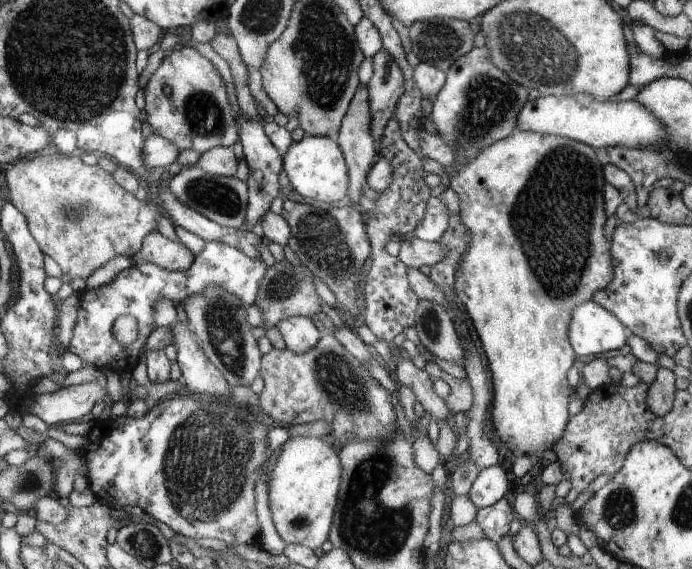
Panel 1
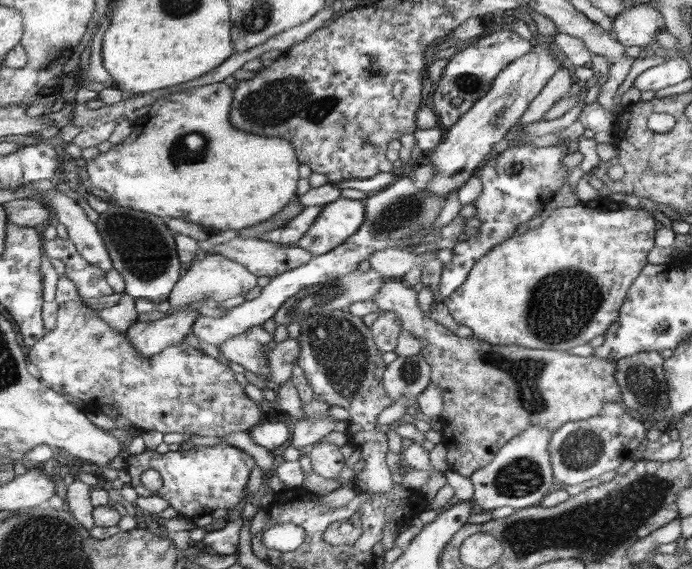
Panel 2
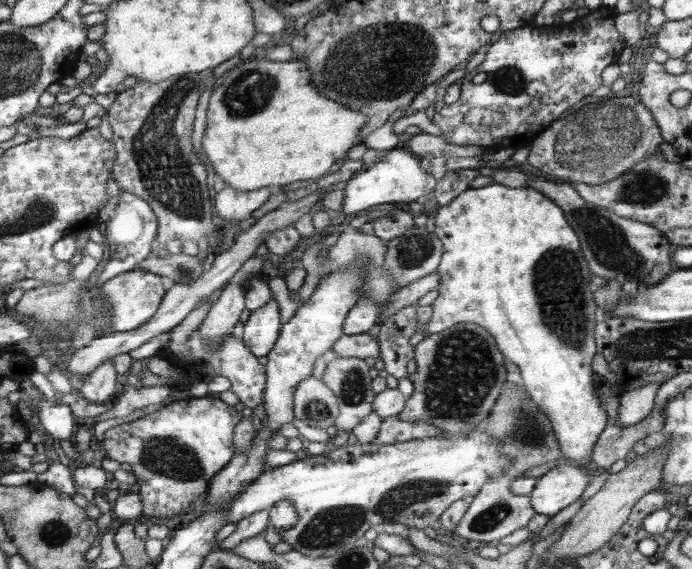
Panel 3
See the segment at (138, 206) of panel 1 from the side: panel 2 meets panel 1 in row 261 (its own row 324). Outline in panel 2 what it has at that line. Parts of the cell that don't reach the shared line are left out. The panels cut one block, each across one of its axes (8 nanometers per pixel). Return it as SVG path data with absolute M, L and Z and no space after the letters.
M67 301L60 303L58 307L58 313L56 314L56 326L52 328L49 332L46 331L46 336L42 337L38 342L34 343L28 349L30 362L32 366L36 368L36 373L39 374L42 380L49 386L54 392L66 396L72 396L76 402L83 402L85 405L85 410L96 410L103 406L114 405L115 413L122 419L129 421L131 427L140 428L143 431L158 431L162 432L164 435L168 432L180 432L180 433L194 433L198 436L213 436L213 437L223 437L226 434L231 434L232 432L248 431L250 428L255 428L259 423L264 421L263 412L260 411L260 406L258 402L250 399L246 392L244 391L244 386L241 385L236 380L236 373L228 367L228 365L220 363L215 356L206 355L202 353L202 350L194 349L187 343L180 343L180 345L170 345L166 347L164 351L158 354L154 354L148 358L144 357L134 344L130 343L130 339L126 337L126 332L116 331L110 327L108 321L98 317L98 313L94 309L88 307L83 301Z

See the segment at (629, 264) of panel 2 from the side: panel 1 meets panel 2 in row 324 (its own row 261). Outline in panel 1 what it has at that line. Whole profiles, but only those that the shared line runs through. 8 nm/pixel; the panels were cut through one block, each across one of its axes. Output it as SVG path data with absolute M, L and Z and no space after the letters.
M520 130L482 150L472 162L458 169L450 178L449 188L453 188L459 196L461 217L471 234L471 245L457 270L455 292L472 319L482 352L488 360L493 390L490 406L492 424L498 438L516 454L532 456L540 453L542 458L541 453L554 449L566 434L570 418L568 400L571 400L572 396L571 384L568 384L568 368L576 362L575 350L569 342L569 324L573 310L581 302L590 301L597 290L602 290L613 280L612 251L609 247L611 241L606 241L606 220L610 220L610 214L606 214L606 186L610 186L610 182L606 180L605 166L602 166L597 158L594 147L562 135L540 134L536 131L520 132Z

